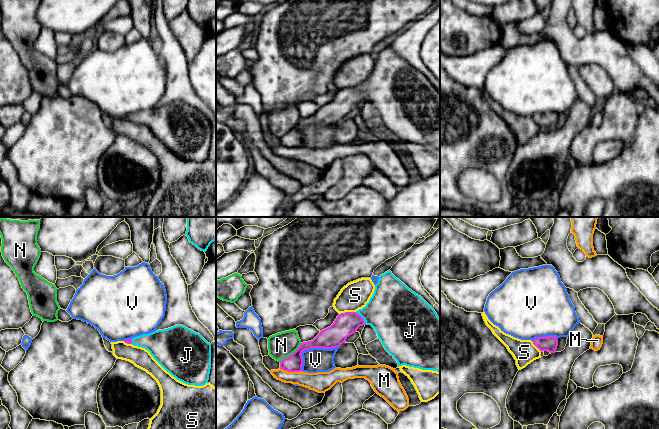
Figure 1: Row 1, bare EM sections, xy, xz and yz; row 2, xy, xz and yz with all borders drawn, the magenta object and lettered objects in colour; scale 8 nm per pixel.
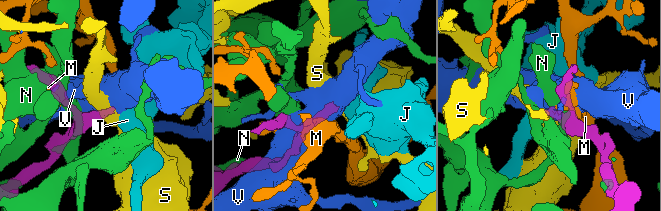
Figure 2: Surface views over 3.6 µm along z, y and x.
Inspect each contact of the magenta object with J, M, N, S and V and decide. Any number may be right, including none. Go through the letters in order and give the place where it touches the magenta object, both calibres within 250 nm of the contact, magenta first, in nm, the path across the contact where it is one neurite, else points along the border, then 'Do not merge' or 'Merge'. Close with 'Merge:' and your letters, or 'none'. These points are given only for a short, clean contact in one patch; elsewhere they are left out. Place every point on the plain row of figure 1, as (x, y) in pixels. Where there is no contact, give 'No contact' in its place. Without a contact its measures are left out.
J: Touches magenta at xz (362, 94). Thickness 180 nm (magenta) against 400 nm. Path across: xz (347, 99), (362, 94), (378, 88), (392, 87). Merge
M: Touches magenta at xz (291, 147). Thickness 140 nm (magenta) against 160 nm. Do not merge
N: Touches magenta at xz (291, 130). Thickness 140 nm (magenta) against 200 nm. Do not merge
S: Touches magenta at xz (347, 88). Thickness 180 nm (magenta) against 220 nm. Do not merge
V: Touches magenta at xz (311, 123). Thickness 170 nm (magenta) against 190 nm. Do not merge
Merge: J

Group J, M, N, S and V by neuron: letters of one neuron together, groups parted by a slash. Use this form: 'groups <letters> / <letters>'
groups J / M / N / S / V

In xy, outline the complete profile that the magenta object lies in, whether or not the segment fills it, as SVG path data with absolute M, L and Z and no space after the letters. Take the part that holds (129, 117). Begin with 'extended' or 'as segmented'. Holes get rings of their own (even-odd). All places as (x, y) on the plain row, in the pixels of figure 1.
extended; M183 101L143 110L124 118L148 126L167 148L185 160L203 162L208 159L211 120Z

